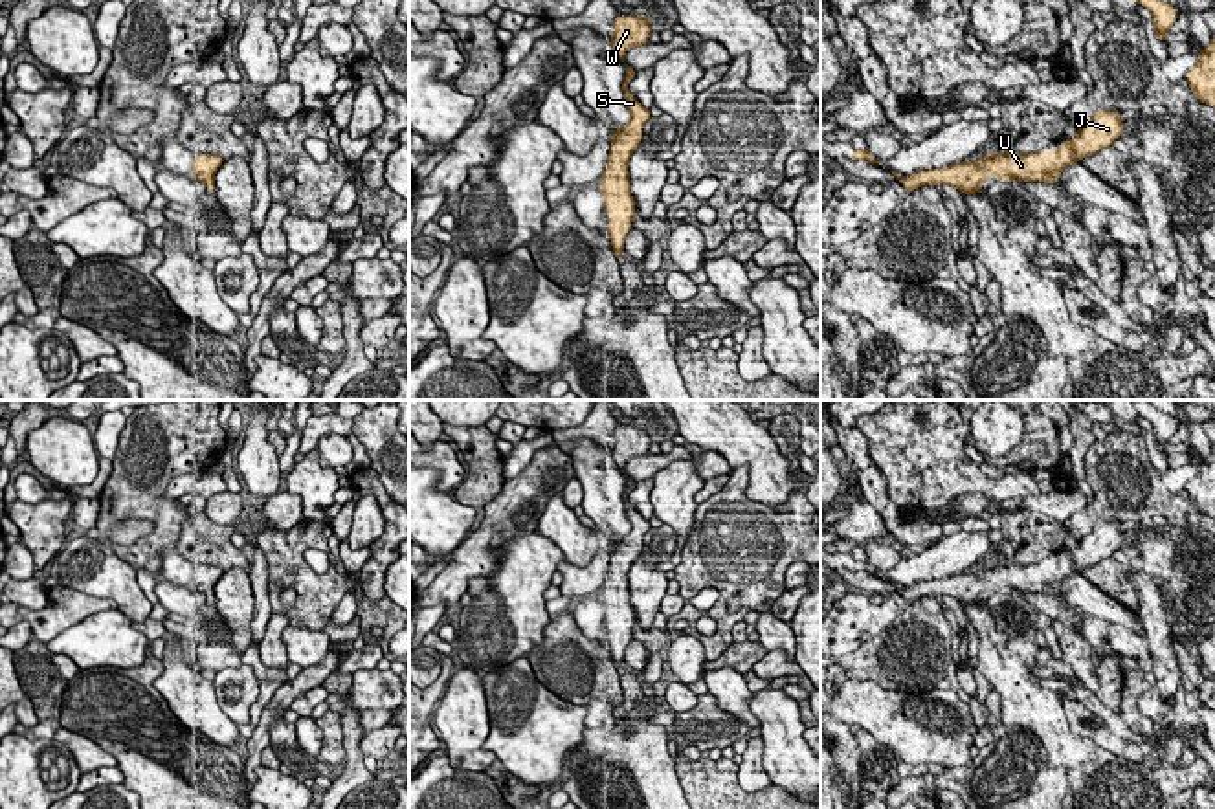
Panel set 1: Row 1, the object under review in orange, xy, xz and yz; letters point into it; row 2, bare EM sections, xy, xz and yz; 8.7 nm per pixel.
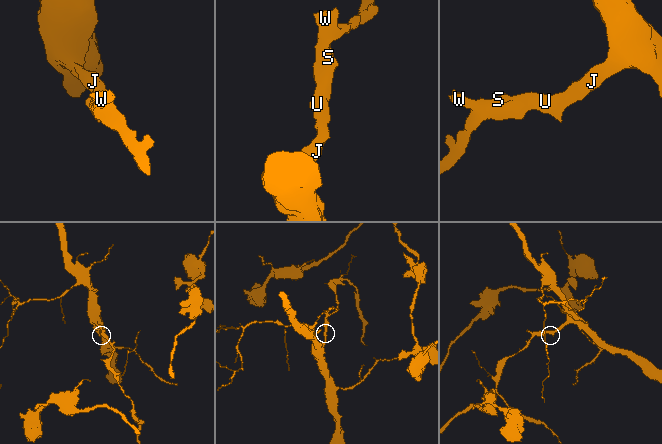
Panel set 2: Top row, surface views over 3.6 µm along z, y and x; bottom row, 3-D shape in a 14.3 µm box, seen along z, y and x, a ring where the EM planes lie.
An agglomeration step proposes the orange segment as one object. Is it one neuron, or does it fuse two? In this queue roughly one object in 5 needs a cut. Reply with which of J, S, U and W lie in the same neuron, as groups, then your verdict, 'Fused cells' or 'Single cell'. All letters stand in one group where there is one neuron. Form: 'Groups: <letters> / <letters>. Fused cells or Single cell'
Groups: J S U W. Single cell

